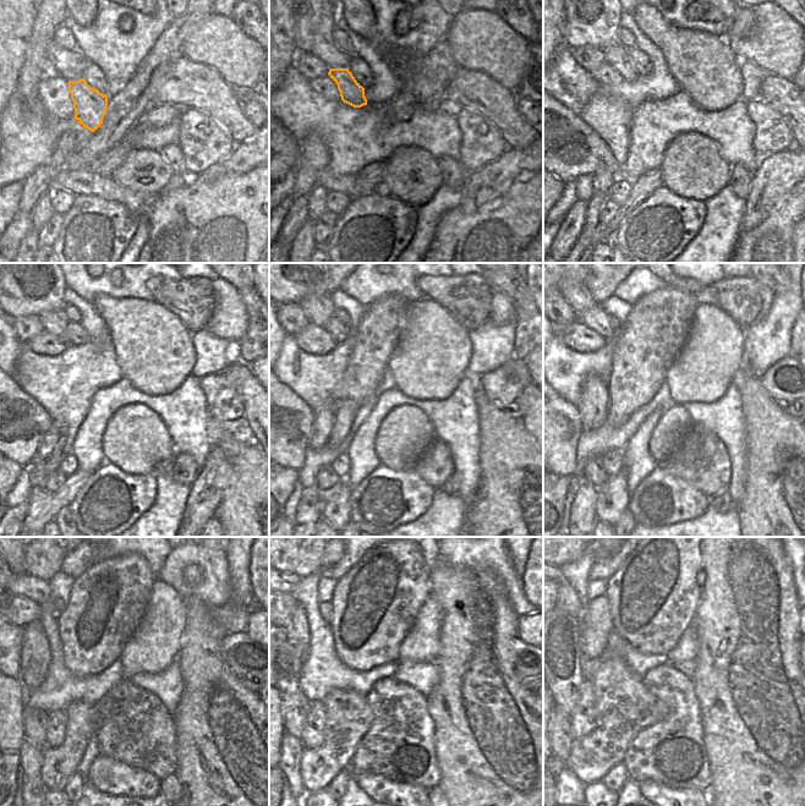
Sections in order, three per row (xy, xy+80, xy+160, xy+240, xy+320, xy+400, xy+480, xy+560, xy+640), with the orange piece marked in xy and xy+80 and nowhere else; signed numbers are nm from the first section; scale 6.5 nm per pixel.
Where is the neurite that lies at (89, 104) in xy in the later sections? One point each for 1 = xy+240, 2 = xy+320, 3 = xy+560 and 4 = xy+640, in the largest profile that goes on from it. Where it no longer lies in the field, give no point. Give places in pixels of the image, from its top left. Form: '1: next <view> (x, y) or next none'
1: next xy+240 (54, 322)
2: next xy+320 (318, 310)
3: next none
4: next none

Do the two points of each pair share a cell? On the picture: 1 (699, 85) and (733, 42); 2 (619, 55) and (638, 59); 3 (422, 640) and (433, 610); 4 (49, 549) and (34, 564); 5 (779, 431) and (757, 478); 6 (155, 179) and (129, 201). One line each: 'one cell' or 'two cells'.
1: two cells
2: two cells
3: one cell
4: one cell
5: one cell
6: two cells

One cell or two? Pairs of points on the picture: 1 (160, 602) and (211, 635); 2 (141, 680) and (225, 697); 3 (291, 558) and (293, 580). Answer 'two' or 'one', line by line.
1: two
2: two
3: two

